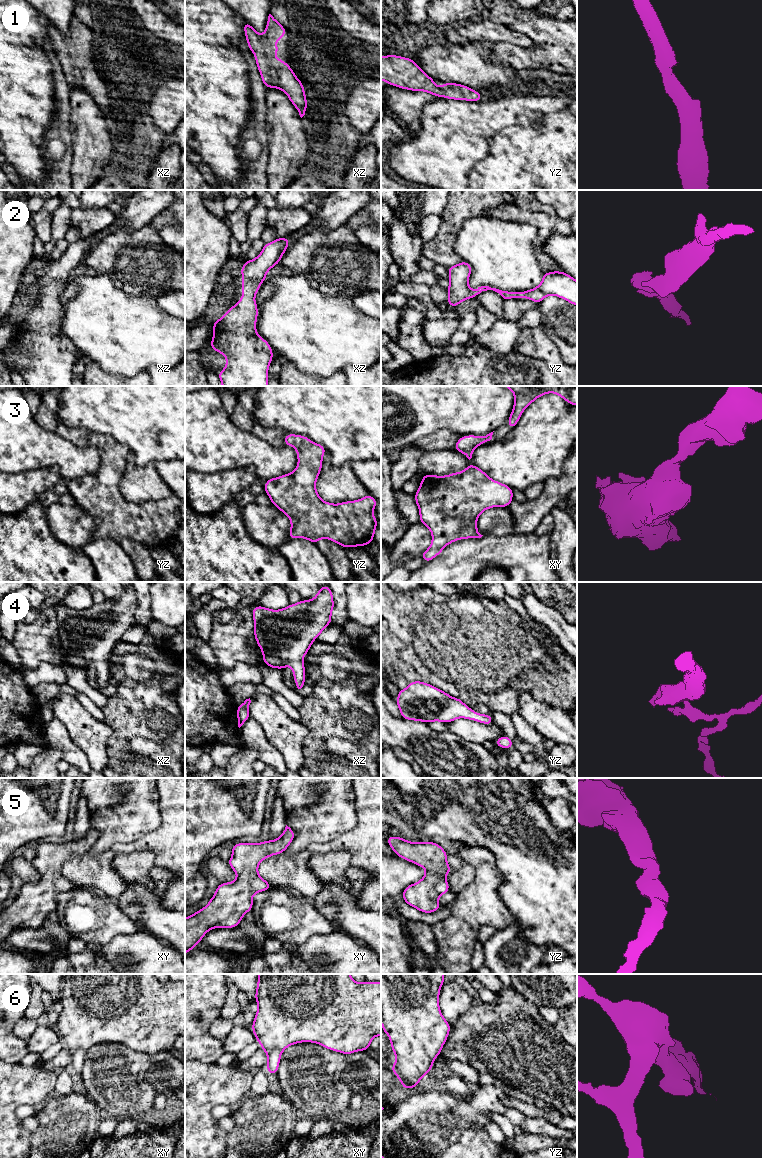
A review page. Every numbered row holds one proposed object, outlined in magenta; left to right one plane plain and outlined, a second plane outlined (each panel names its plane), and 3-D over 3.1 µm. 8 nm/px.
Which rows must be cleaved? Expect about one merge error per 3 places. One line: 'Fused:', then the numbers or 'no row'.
Fused: no row

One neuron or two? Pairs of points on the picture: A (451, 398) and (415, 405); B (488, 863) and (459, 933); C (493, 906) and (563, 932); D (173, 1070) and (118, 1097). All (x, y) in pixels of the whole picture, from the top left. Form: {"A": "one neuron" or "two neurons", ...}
{"A": "one neuron", "B": "one neuron", "C": "two neurons", "D": "one neuron"}

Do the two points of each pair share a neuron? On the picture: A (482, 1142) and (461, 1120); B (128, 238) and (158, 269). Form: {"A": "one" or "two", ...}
{"A": "two", "B": "one"}

